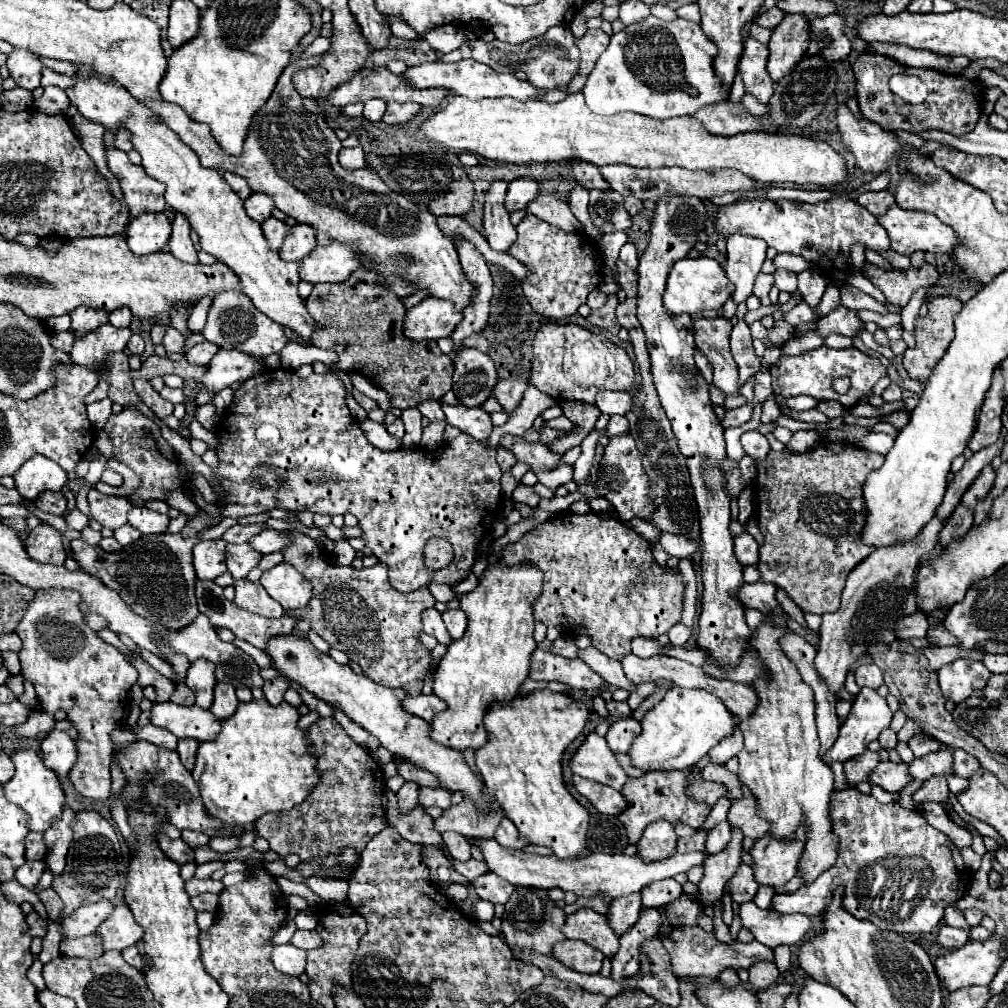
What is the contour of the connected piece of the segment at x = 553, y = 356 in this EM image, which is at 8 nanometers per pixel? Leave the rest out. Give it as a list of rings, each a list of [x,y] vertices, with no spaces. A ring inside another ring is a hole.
[[[543,322],[533,338],[533,370],[529,384],[557,400],[595,402],[599,390],[629,390],[635,382],[635,368],[627,352],[577,324]]]

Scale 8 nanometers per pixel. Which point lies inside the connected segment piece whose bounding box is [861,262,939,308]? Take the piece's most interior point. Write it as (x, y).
(897, 285)

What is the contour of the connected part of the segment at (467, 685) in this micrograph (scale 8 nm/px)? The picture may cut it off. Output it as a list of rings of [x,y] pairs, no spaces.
[[[489,562],[485,572],[479,576],[477,586],[459,598],[461,610],[467,614],[467,630],[461,640],[449,644],[447,654],[441,658],[433,678],[433,694],[447,702],[447,710],[435,716],[431,722],[431,738],[439,744],[445,744],[455,750],[465,748],[481,748],[489,734],[483,728],[483,716],[491,702],[495,700],[511,700],[519,686],[525,682],[529,674],[529,658],[531,652],[537,648],[533,640],[533,604],[543,588],[543,572],[535,564],[519,564],[519,566],[505,566],[501,562]]]

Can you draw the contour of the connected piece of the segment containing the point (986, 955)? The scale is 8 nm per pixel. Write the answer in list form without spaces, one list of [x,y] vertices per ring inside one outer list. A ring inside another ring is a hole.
[[[993,934],[985,942],[967,942],[963,948],[957,948],[957,950],[951,950],[951,952],[939,956],[935,960],[935,974],[937,974],[939,982],[943,982],[943,988],[949,992],[963,988],[963,986],[975,986],[975,984],[987,986],[1001,966],[999,950],[1003,946],[1005,946],[1005,940],[999,938],[997,934]]]

